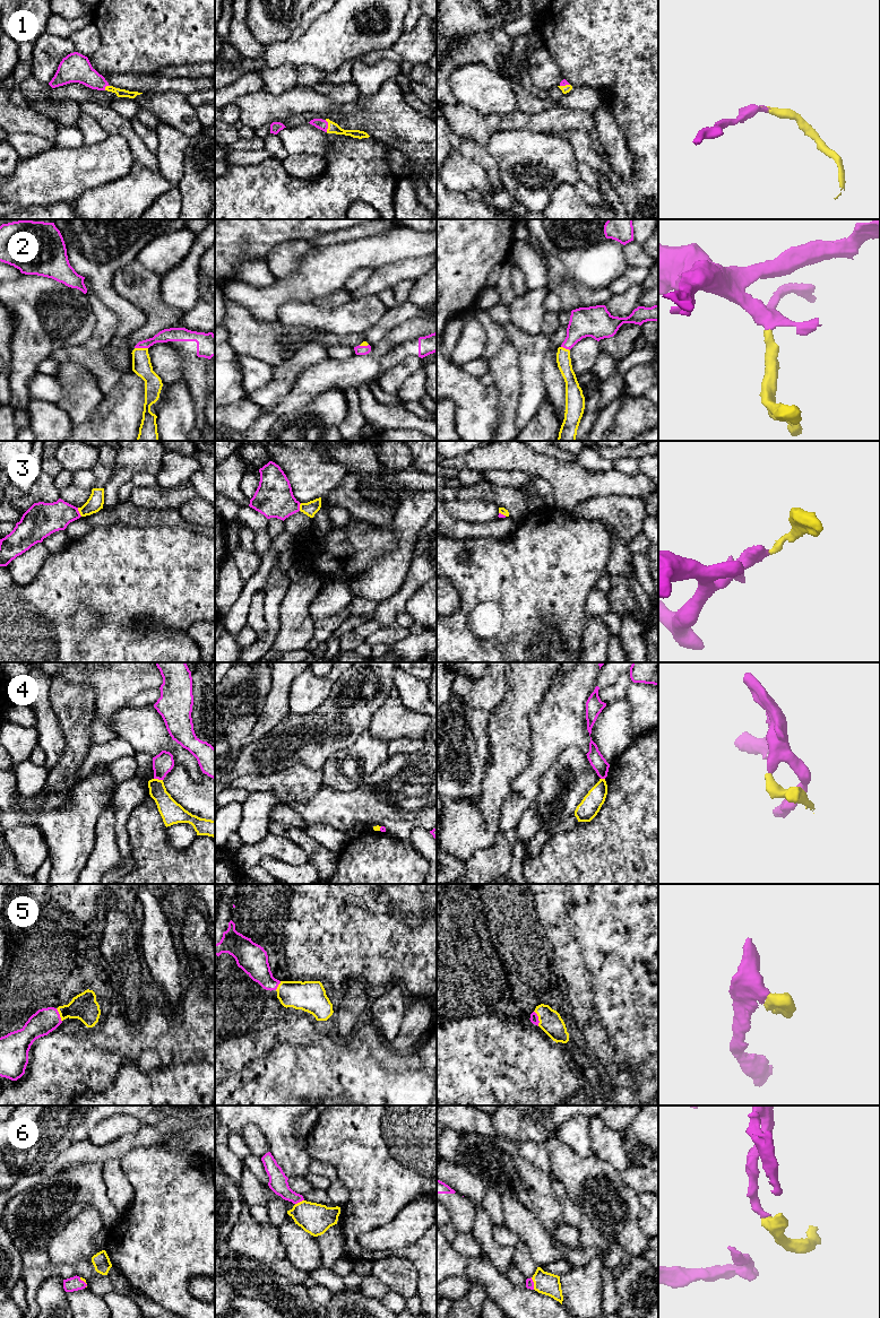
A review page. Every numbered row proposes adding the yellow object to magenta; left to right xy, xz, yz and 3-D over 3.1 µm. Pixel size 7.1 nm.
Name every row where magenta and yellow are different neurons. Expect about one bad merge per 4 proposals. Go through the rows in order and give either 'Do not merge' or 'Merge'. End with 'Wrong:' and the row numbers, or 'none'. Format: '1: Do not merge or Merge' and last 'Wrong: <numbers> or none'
1: Merge
2: Merge
3: Merge
4: Do not merge
5: Merge
6: Merge
Wrong: 4

